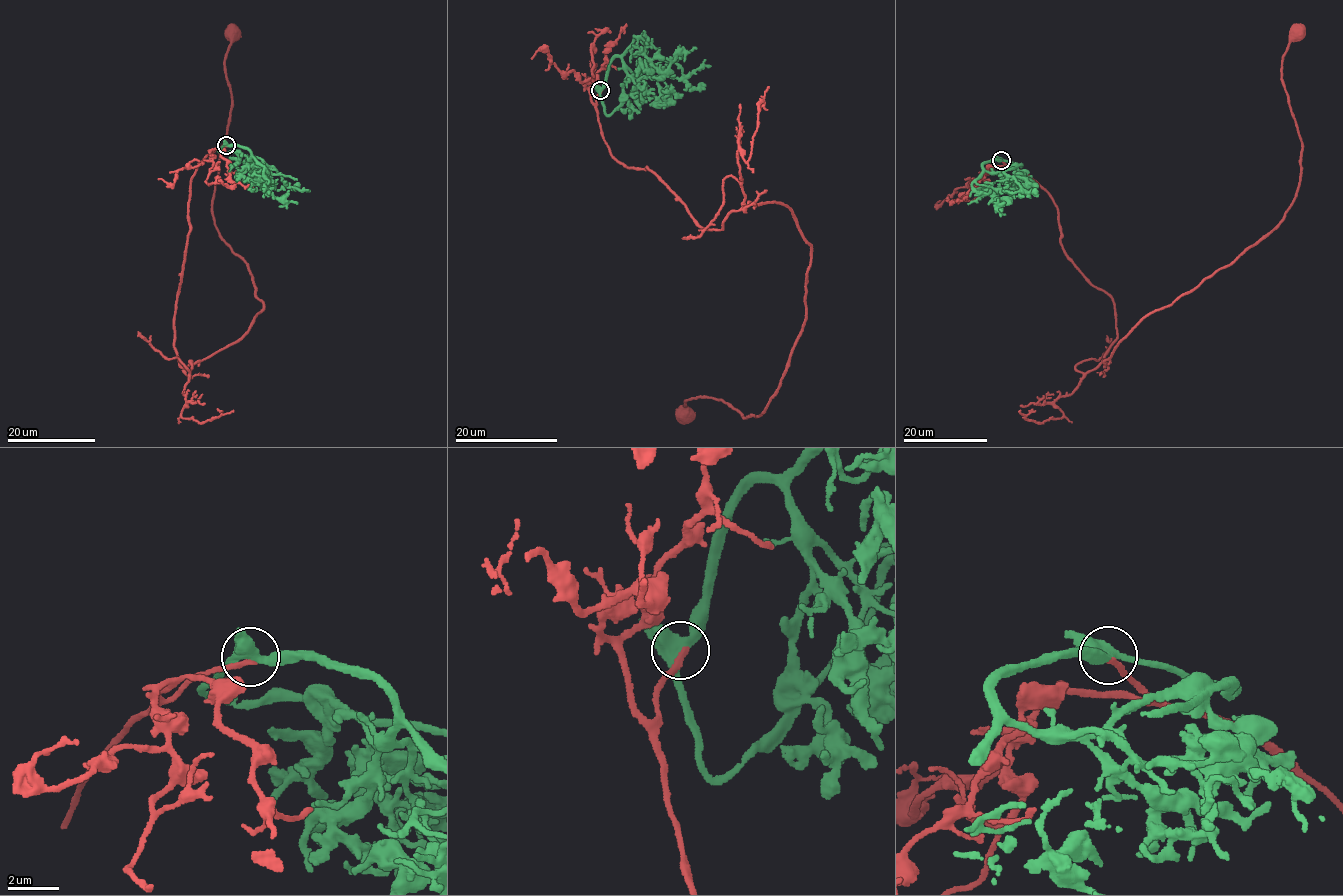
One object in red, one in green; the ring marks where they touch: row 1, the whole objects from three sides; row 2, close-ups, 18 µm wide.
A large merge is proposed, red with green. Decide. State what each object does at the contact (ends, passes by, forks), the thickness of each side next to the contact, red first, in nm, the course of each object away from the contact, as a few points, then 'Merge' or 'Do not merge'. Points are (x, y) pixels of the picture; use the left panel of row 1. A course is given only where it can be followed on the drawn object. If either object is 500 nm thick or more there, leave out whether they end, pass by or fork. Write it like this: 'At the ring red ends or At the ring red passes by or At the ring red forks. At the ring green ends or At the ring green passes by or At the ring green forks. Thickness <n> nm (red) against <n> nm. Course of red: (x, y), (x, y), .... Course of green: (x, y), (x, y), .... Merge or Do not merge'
At the ring red ends. At the ring green forks. Thickness 200 nm (red) against 360 nm. Course of red: (226, 146), (191, 179), (173, 344), (183, 367), (242, 339), (263, 307), (211, 209), (231, 31). Course of green: (226, 145), (244, 147), (250, 151), (250, 155), (264, 168), (259, 178), (261, 186), (281, 199), (298, 203). Do not merge

